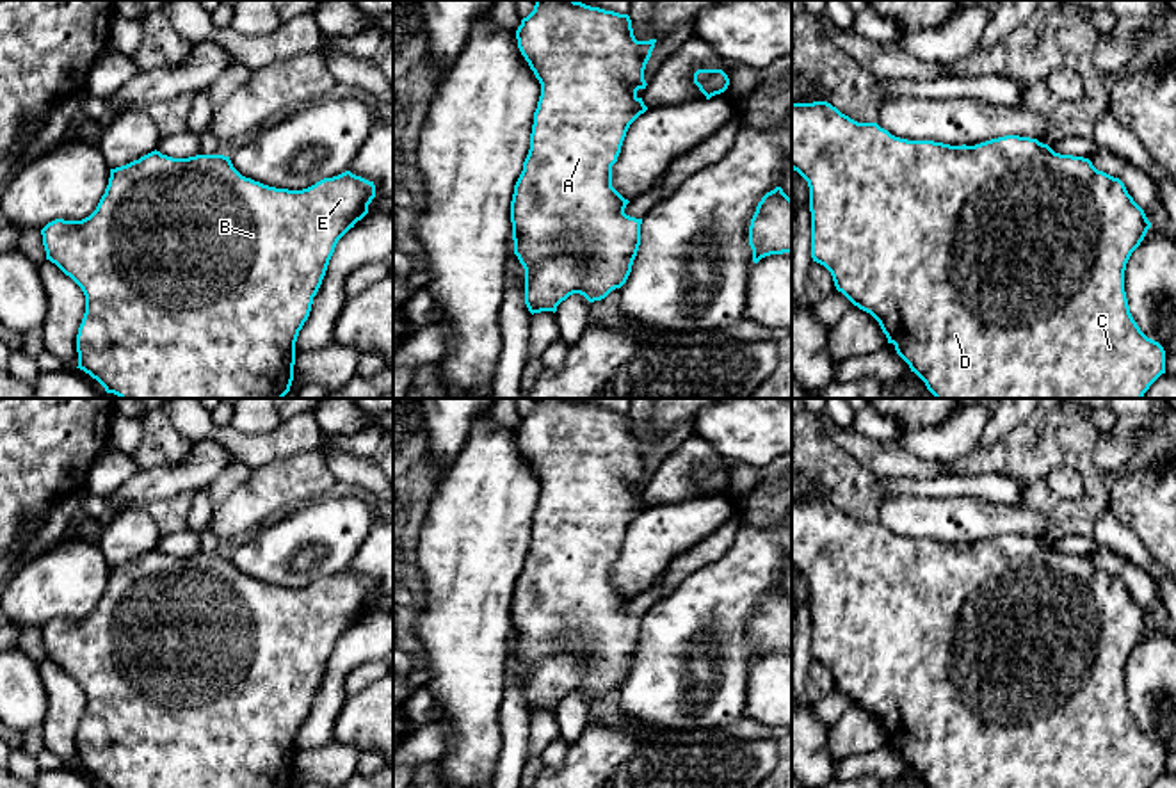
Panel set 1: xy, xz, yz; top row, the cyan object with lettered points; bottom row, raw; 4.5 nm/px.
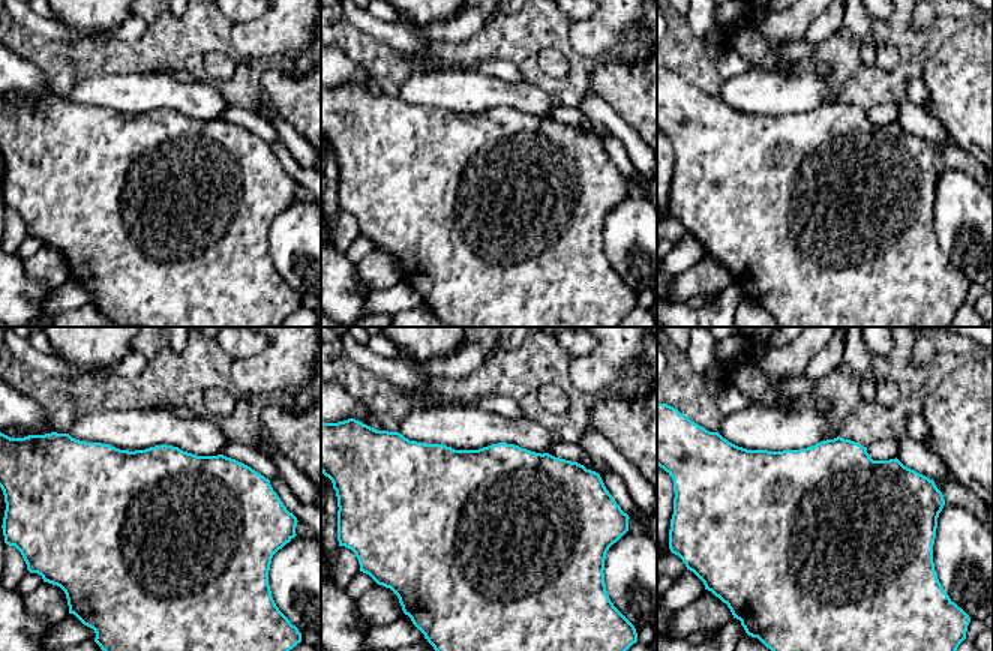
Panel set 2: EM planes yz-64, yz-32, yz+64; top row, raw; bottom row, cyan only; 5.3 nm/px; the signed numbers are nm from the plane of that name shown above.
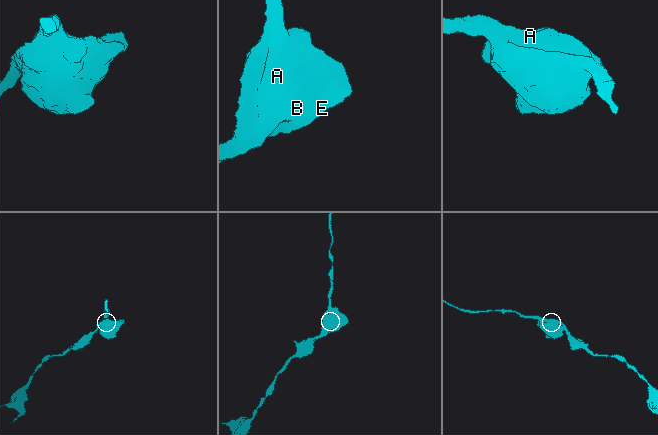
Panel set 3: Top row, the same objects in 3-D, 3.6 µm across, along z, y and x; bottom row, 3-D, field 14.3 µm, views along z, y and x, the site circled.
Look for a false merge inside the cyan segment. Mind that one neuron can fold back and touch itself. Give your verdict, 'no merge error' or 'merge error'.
no merge error

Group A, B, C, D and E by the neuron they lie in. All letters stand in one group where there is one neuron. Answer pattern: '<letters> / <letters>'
A B C D E

